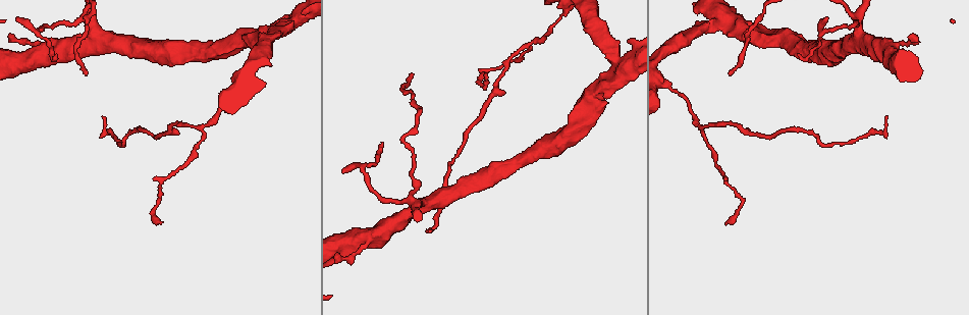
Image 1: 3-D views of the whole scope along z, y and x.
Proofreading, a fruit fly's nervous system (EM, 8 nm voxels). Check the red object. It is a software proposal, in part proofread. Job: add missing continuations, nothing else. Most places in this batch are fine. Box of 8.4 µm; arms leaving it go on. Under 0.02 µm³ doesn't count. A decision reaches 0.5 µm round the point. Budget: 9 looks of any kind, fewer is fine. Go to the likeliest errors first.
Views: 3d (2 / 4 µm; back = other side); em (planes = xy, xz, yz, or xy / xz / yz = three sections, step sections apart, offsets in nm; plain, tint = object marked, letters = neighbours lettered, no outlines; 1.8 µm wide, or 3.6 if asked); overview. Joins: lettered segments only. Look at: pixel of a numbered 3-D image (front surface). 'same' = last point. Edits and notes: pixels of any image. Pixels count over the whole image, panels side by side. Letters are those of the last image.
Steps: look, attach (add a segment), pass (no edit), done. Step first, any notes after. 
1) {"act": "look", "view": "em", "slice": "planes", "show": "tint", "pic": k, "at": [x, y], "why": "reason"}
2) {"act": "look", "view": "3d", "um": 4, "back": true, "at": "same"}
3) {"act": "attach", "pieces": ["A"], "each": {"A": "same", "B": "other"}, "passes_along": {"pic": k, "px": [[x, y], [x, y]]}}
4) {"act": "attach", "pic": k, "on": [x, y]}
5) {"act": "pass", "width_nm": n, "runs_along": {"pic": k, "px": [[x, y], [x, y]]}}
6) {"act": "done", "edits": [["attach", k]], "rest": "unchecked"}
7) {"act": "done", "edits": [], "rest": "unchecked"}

{"act": "look", "view": "em", "slice": "yz", "step": 16, "show": "tint", "pic": 1, "at": [885, 115], "why": "an open end"}

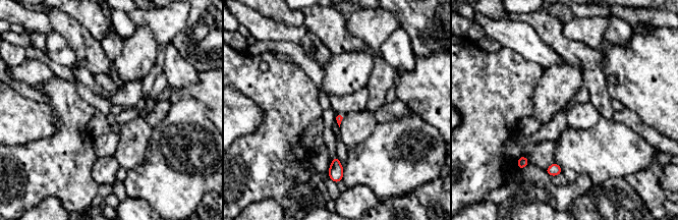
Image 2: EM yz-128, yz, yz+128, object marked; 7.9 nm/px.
{"act": "look", "view": "em", "slice": "planes", "show": "tint", "at": "same"}

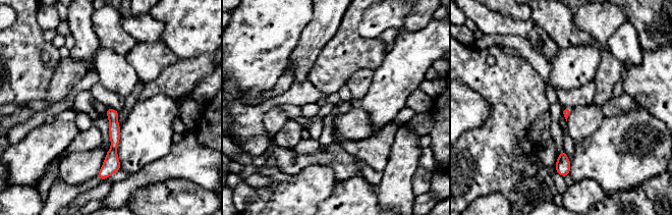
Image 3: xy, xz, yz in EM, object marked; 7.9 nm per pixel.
{"act": "look", "view": "em", "slice": "planes", "show": "letters", "at": "same", "why": "what lies round it"}

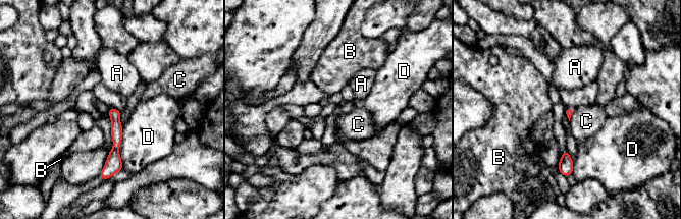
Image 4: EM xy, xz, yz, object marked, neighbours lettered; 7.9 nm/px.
{"act": "pass", "width_nm": 70, "each": {"A": "other", "B": "other", "C": "other", "D": "other"}, "found": "no lettered segment goes on from it"}

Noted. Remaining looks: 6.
{"act": "look", "view": "3d", "um": 4, "pic": 1, "at": [87, 71], "why": "branch stops here"}

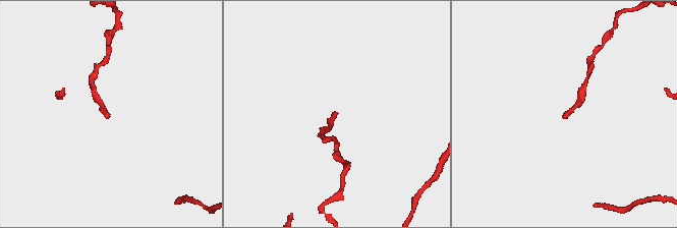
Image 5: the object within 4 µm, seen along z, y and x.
{"act": "look", "view": "em", "slice": "xz", "step": 4, "show": "tint", "pic": 5, "at": [336, 113]}

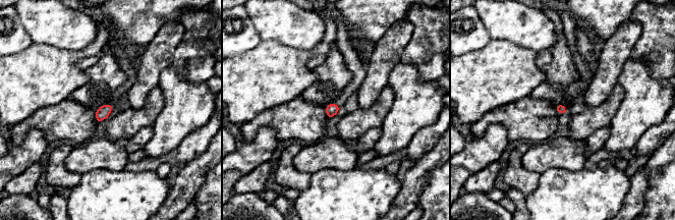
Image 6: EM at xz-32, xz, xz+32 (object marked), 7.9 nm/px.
{"act": "look", "view": "em", "slice": "yz", "step": 16, "show": "letters", "at": "same"}

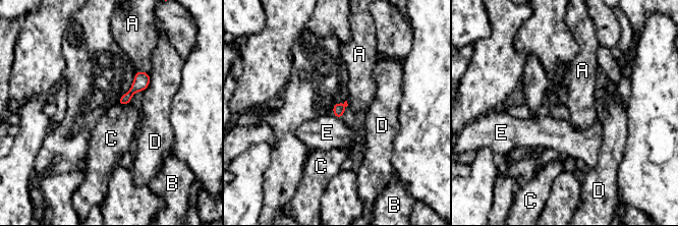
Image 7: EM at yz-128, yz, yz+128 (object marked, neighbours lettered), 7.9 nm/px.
{"act": "pass", "width_nm": 90, "each": {"A": "other", "B": "other", "C": "other", "D": "other", "E": "other"}, "border": {"pic": 7, "px": [[333, 115], [341, 118]]}, "found": "none of them fits"}

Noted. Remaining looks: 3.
{"act": "look", "view": "3d", "um": 4, "pic": 1, "at": [90, 23], "why": "looks like a crossing"}

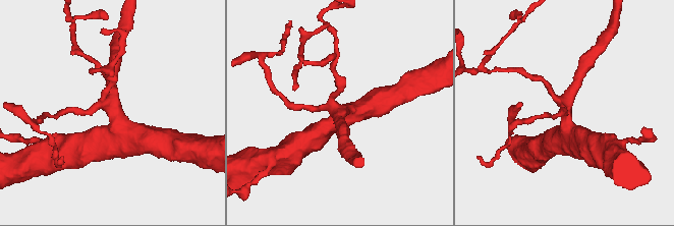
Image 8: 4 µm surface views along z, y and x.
{"act": "look", "view": "em", "slice": "xz", "step": 8, "show": "tint", "pic": 8, "at": [112, 110]}

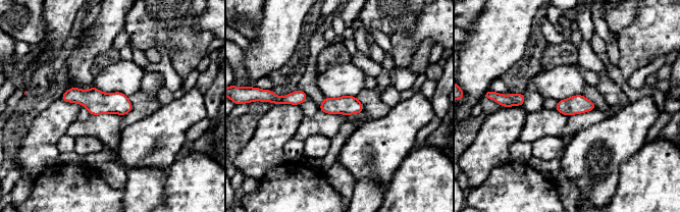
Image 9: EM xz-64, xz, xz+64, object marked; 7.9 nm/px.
{"act": "look", "view": "em", "slice": "planes", "show": "letters", "at": "same"}

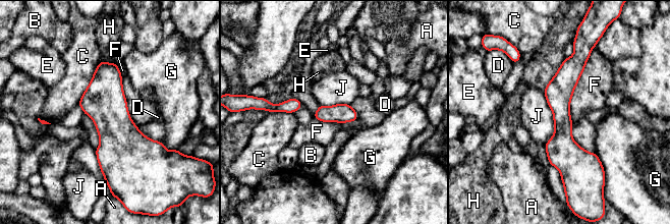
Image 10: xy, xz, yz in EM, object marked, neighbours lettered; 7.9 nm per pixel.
{"act": "pass", "each": {"A": "other", "B": "other", "C": "other", "D": "other", "E": "other", "F": "other", "G": "other", "H": "other", "J": "other"}, "runs_along": {"pic": 10, "px": [[577, 55], [562, 85], [567, 175]]}, "found": "no lettered segment goes on from it"}

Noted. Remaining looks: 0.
{"act": "done", "edits": [], "rest": "unchecked"}

